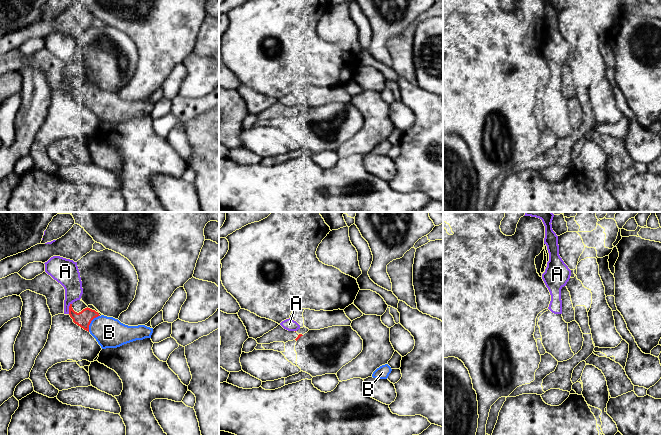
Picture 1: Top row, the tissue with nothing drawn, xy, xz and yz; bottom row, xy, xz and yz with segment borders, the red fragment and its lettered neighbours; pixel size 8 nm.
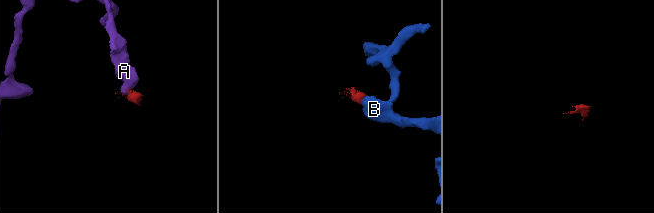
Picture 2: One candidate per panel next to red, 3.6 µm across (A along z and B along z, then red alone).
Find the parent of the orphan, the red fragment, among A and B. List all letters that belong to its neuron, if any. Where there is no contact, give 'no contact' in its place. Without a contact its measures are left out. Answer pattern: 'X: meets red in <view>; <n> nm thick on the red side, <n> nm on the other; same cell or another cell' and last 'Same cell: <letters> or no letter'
A: meets red in xy; 130 nm thick on the red side, 180 nm on the other; another cell
B: meets red in xy; 130 nm thick on the red side, 240 nm on the other; same cell
Same cell: B

